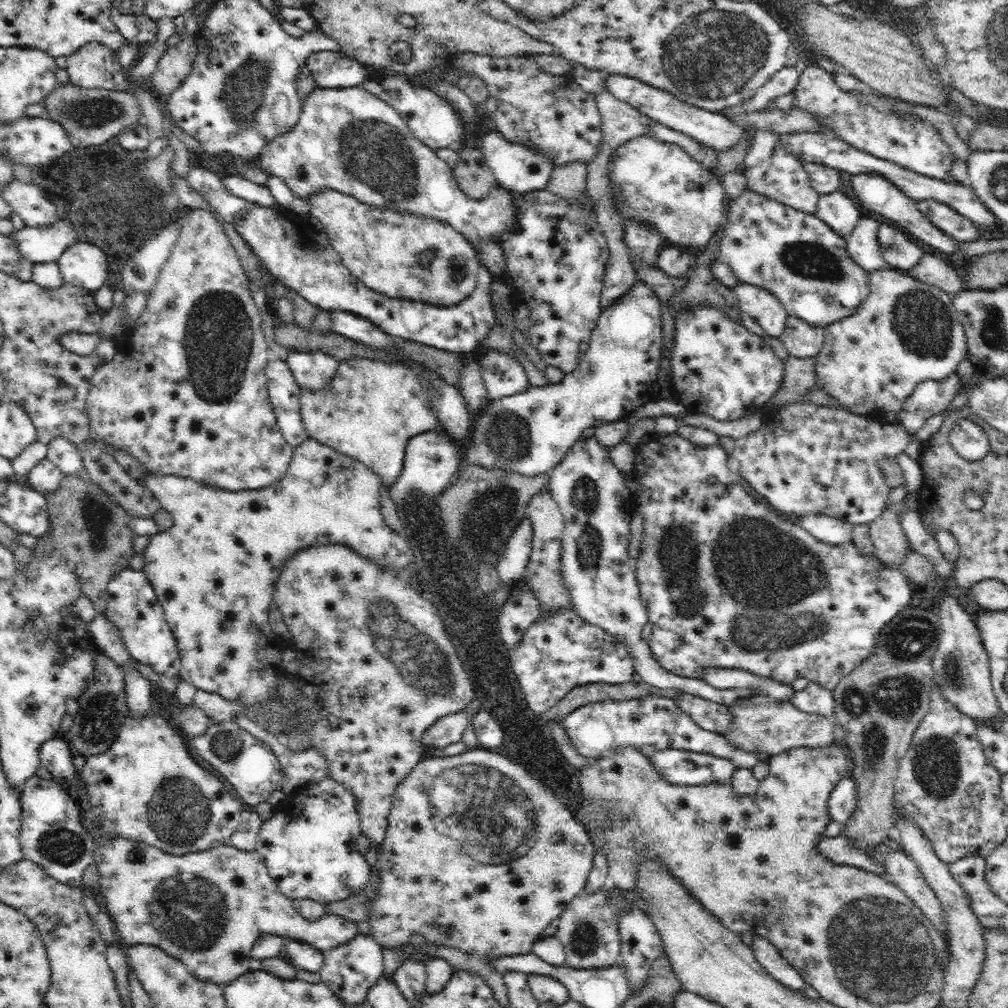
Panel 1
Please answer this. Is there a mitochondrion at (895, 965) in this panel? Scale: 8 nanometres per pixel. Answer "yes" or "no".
yes

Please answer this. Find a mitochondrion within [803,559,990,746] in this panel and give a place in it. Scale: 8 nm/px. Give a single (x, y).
(951, 672)

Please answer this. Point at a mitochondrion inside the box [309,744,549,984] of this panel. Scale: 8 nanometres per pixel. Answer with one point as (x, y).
(489, 815)

